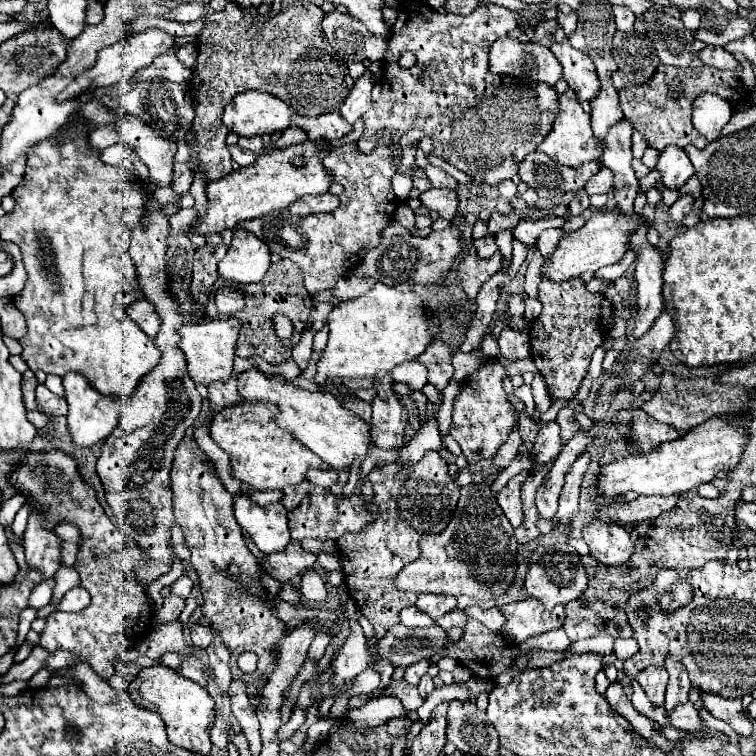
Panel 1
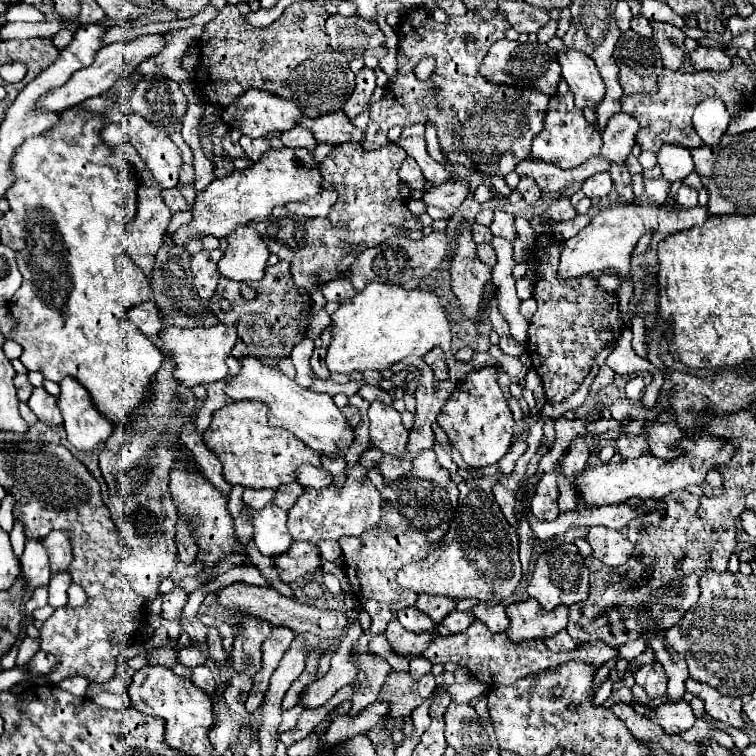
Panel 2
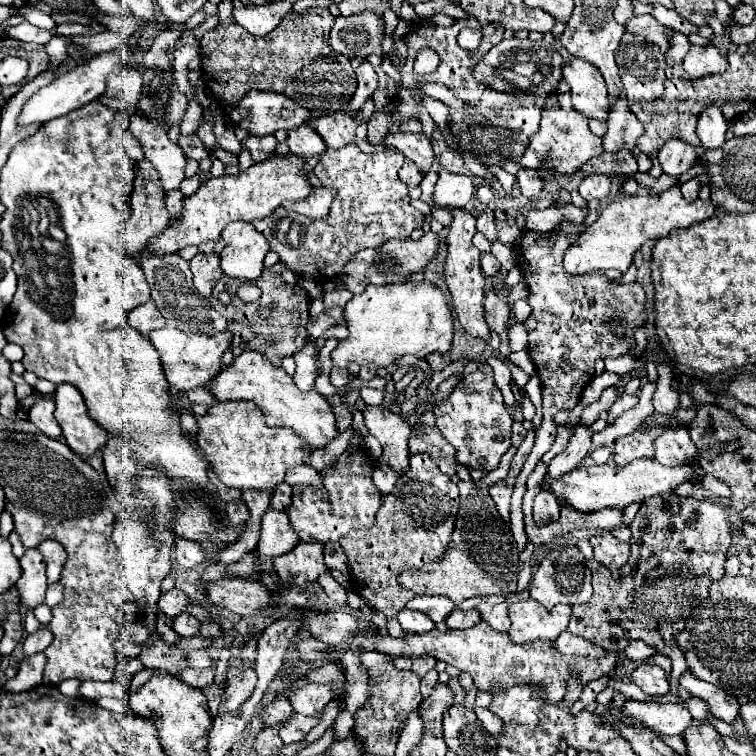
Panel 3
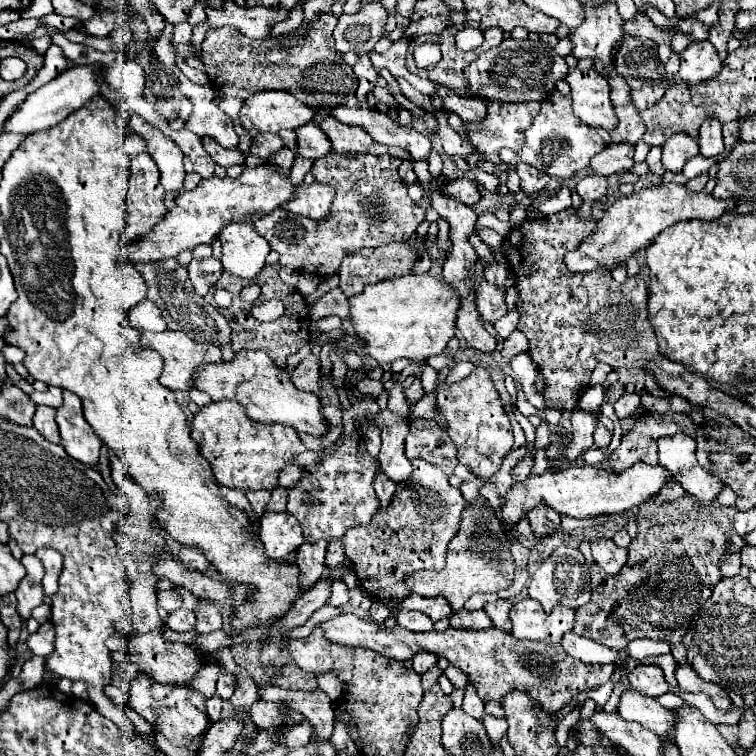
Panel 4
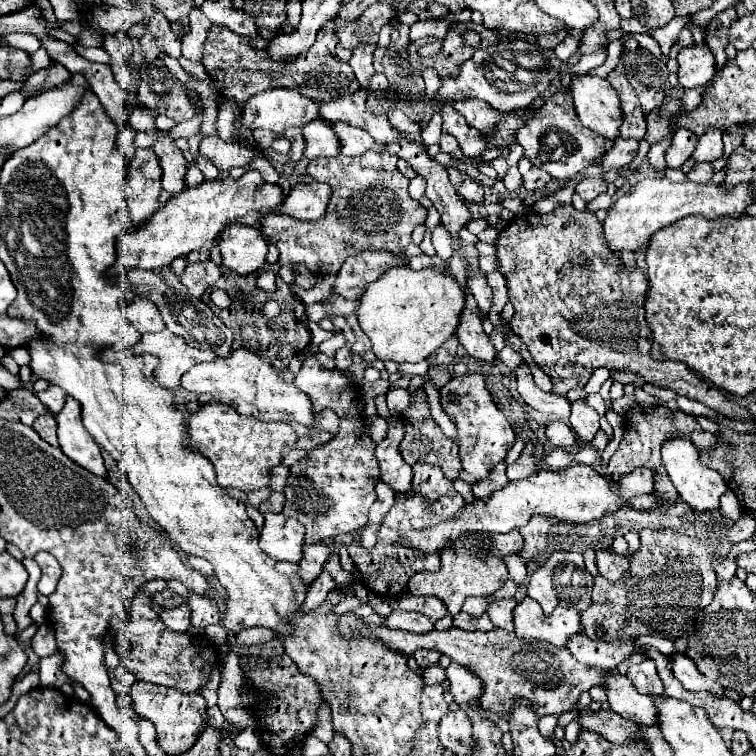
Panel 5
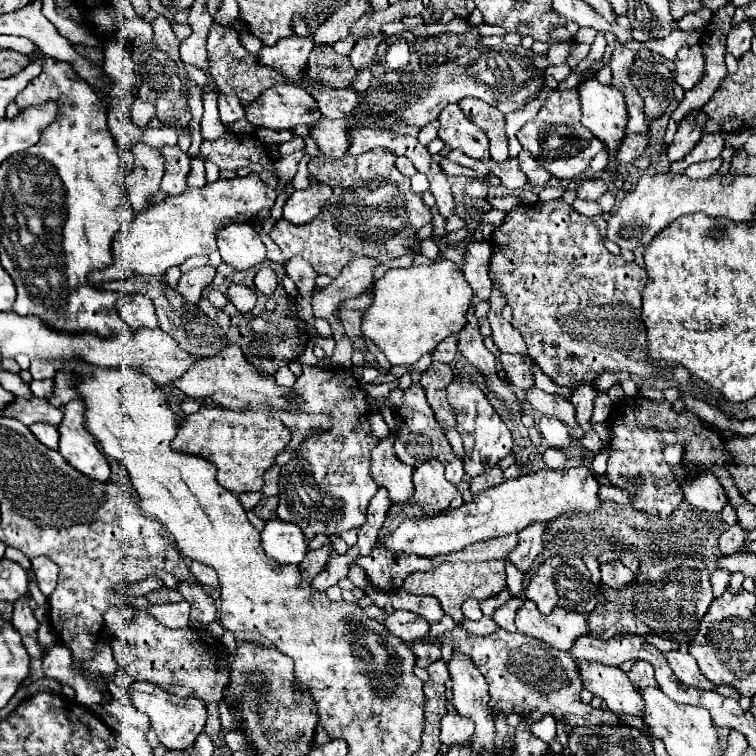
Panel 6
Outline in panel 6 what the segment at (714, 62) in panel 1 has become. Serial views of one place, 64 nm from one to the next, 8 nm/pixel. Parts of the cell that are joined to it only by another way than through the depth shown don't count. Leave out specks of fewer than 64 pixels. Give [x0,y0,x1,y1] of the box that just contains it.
[672,46,704,90]

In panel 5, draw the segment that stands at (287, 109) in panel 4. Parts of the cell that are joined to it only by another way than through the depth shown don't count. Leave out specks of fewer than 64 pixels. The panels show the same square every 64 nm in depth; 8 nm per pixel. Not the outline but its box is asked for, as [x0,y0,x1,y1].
[242,88,318,134]

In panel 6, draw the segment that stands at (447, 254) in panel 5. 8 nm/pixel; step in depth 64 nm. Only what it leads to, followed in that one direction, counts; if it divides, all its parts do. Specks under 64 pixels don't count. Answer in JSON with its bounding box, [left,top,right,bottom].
[362,258,476,366]

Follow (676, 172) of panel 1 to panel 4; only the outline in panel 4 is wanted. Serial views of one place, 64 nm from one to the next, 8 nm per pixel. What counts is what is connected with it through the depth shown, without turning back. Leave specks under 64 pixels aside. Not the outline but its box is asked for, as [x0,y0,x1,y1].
[662,132,698,172]

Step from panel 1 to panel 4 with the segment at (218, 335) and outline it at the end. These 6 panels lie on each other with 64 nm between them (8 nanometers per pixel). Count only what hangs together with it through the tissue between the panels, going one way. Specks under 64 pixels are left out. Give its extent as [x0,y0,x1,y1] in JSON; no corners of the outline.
[140,330,222,390]

